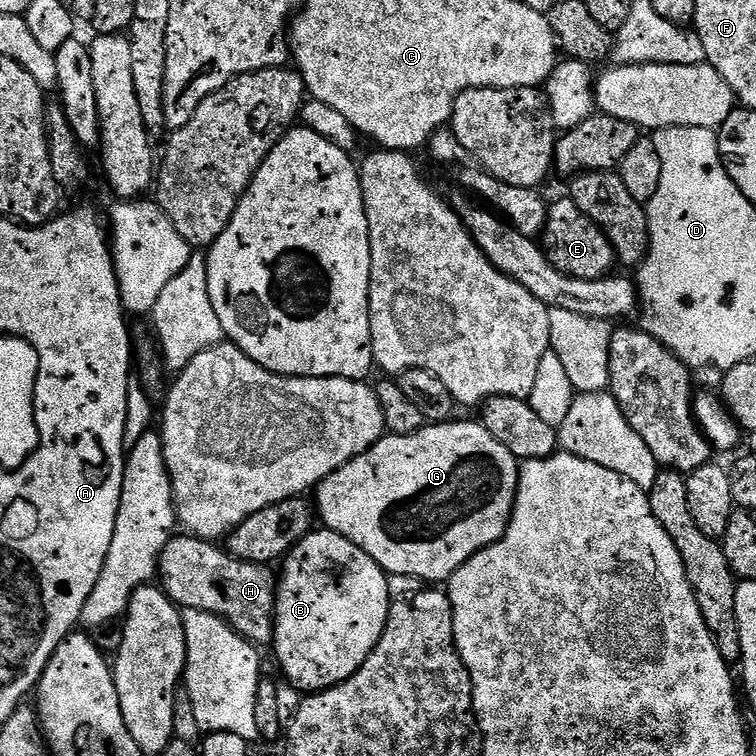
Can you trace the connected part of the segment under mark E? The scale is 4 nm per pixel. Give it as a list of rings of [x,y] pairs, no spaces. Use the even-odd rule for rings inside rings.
[[[570,198],[552,200],[548,209],[548,221],[542,233],[542,247],[548,255],[548,261],[562,274],[570,278],[600,280],[603,276],[613,275],[617,267],[616,252],[610,238],[594,223]]]

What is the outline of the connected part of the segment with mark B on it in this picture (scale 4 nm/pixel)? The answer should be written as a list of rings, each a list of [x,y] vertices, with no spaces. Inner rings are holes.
[[[314,530],[309,536],[302,538],[302,542],[296,544],[288,553],[282,567],[284,567],[284,573],[282,571],[279,573],[276,590],[276,639],[274,641],[276,660],[280,663],[281,670],[284,671],[283,679],[300,689],[301,693],[325,692],[328,688],[333,688],[349,680],[378,646],[378,642],[386,630],[388,614],[392,611],[394,593],[390,587],[390,577],[383,568],[378,566],[378,562],[374,562],[374,558],[370,558],[370,554],[366,554],[366,550],[354,546],[354,542],[350,542],[350,538],[327,530]]]

